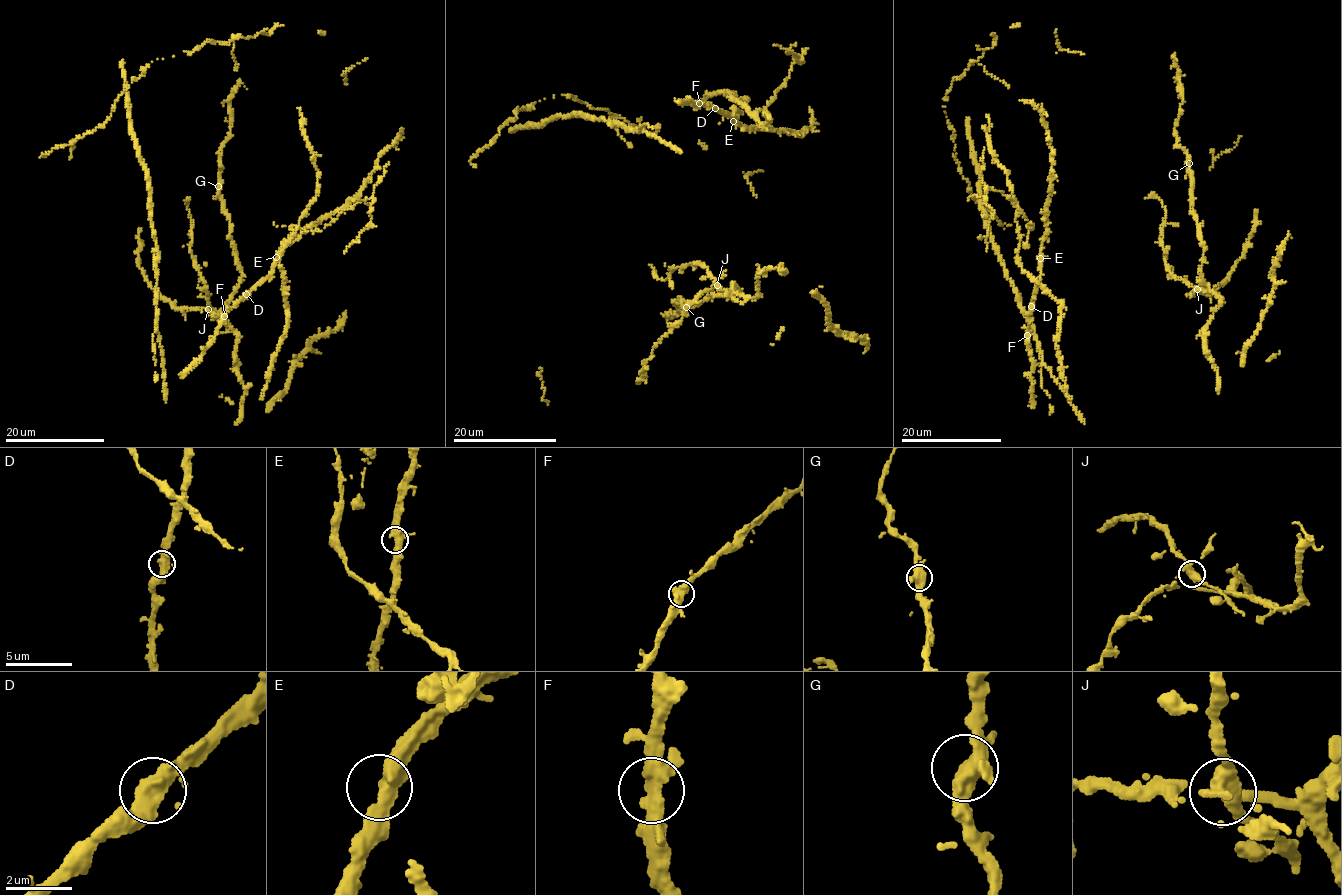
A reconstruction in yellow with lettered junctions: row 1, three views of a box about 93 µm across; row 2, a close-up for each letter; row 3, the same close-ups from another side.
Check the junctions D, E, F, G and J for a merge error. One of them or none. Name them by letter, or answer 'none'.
J

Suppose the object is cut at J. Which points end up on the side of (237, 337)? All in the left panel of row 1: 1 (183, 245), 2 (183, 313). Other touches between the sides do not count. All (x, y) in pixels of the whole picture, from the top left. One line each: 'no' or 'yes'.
1: no
2: yes

